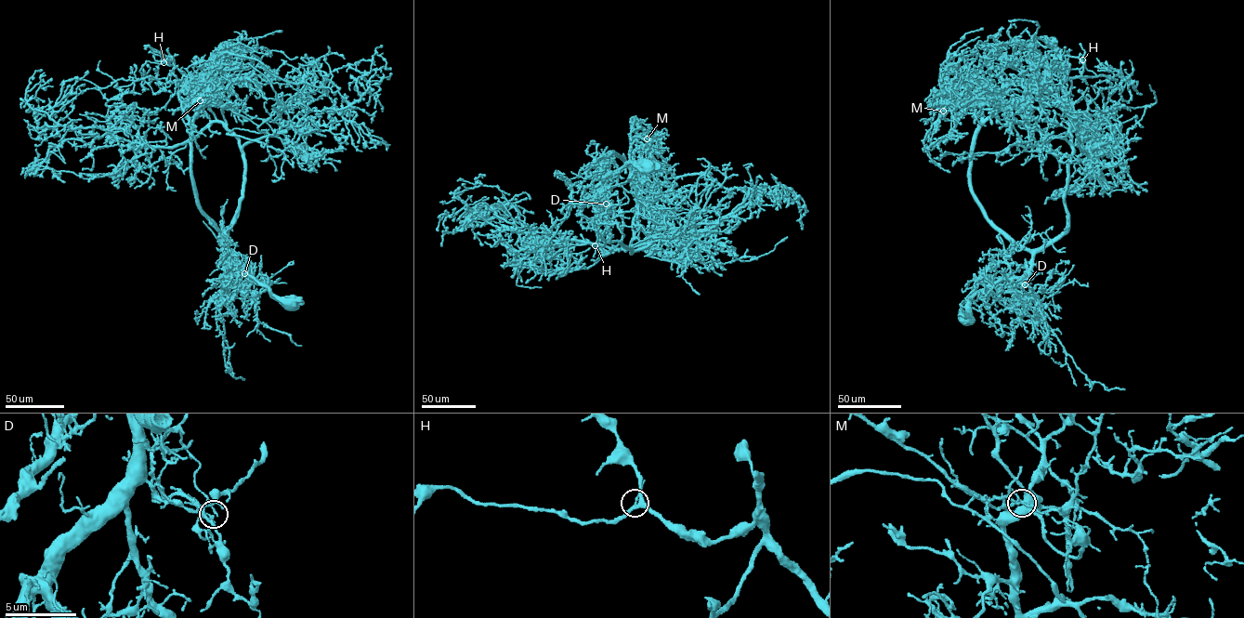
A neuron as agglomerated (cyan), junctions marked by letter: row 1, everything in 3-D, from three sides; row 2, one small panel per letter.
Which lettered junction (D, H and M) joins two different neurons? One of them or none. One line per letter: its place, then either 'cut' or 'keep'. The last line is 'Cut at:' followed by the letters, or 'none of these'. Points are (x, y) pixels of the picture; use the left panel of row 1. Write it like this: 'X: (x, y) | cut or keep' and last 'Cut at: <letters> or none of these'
D: (244, 273) | keep
H: (163, 62) | keep
M: (200, 100) | cut
Cut at: M

